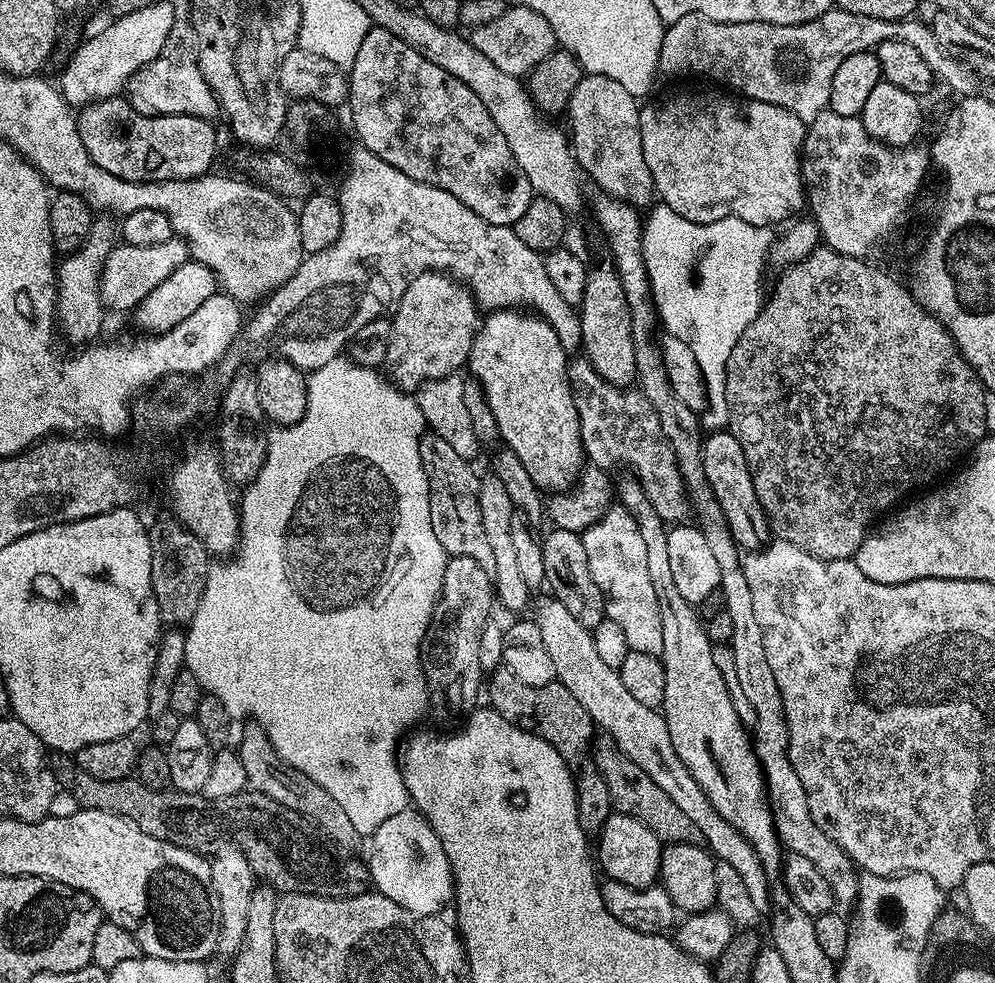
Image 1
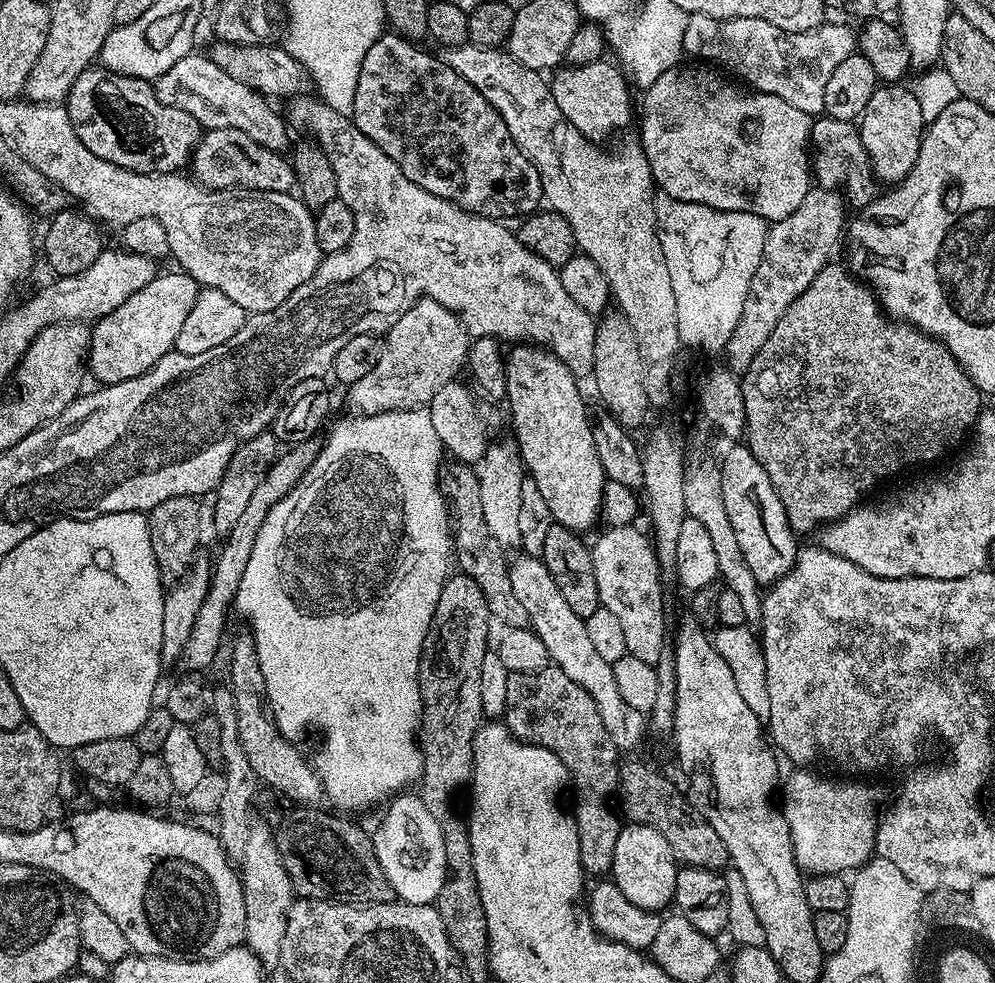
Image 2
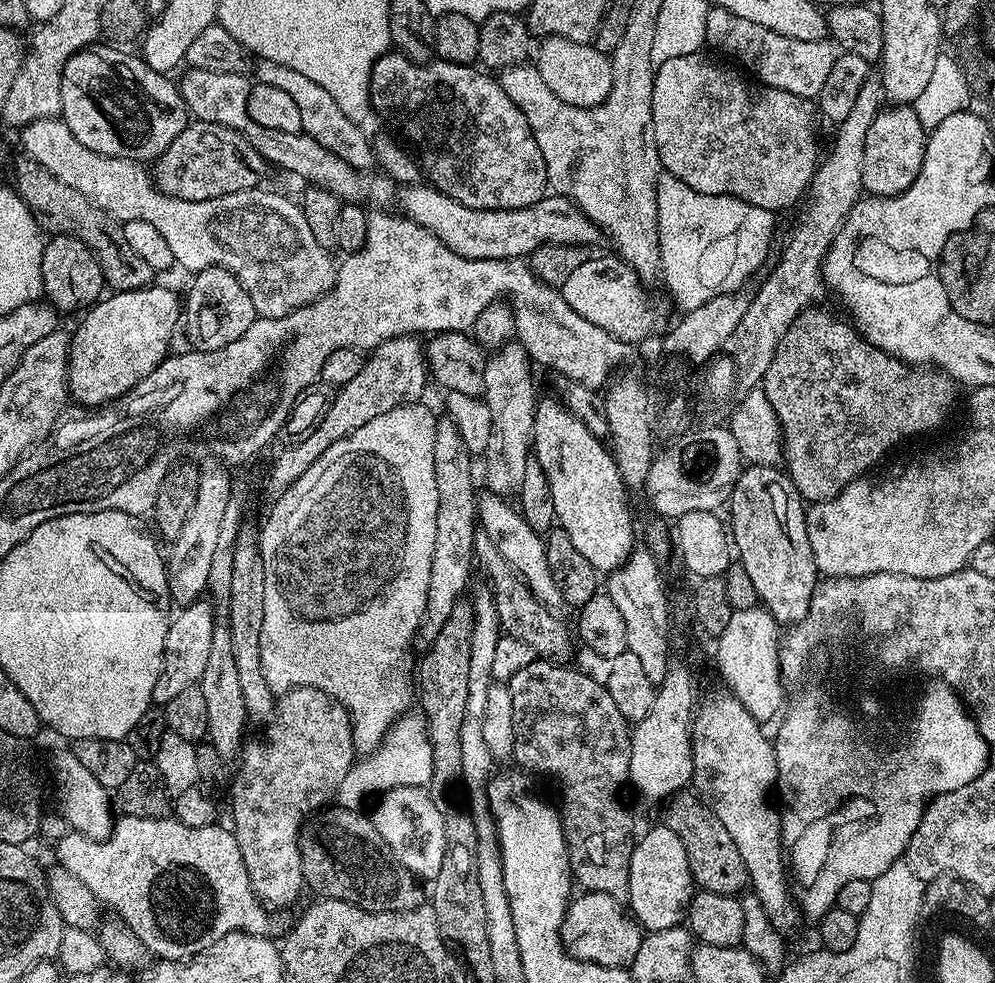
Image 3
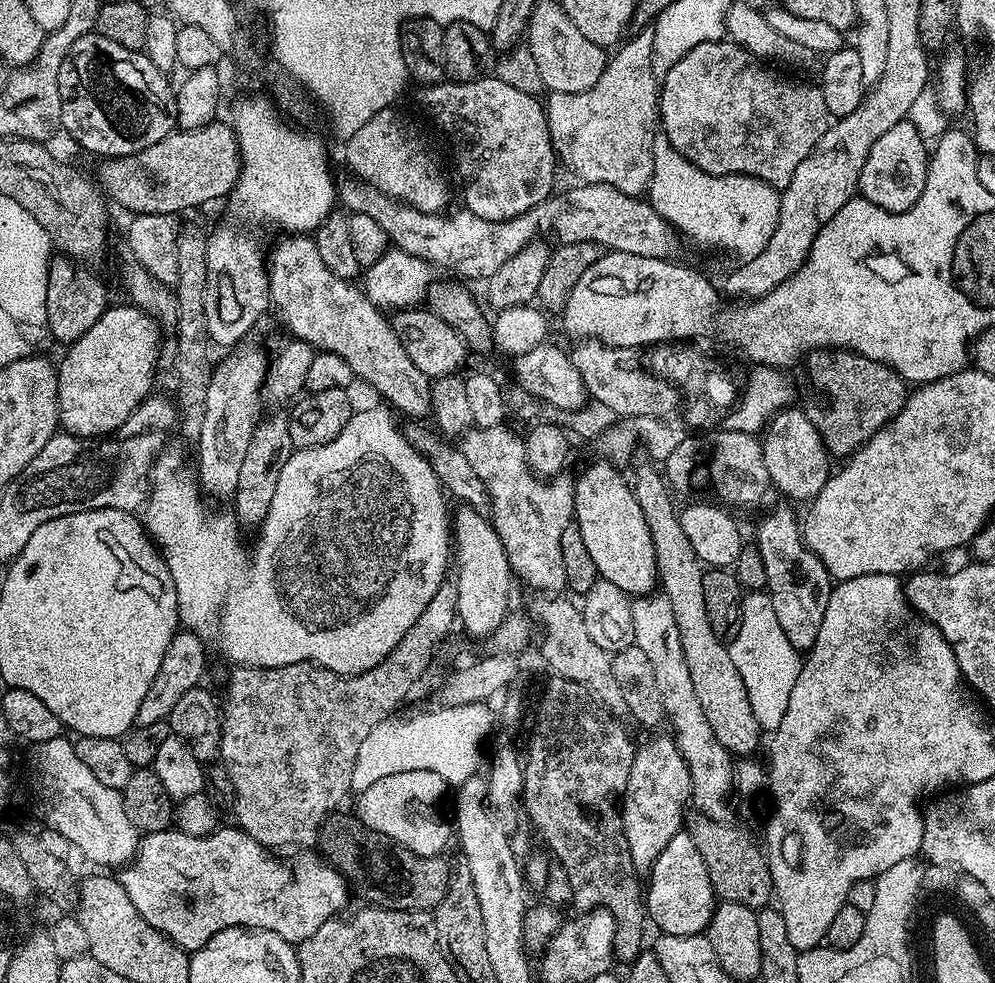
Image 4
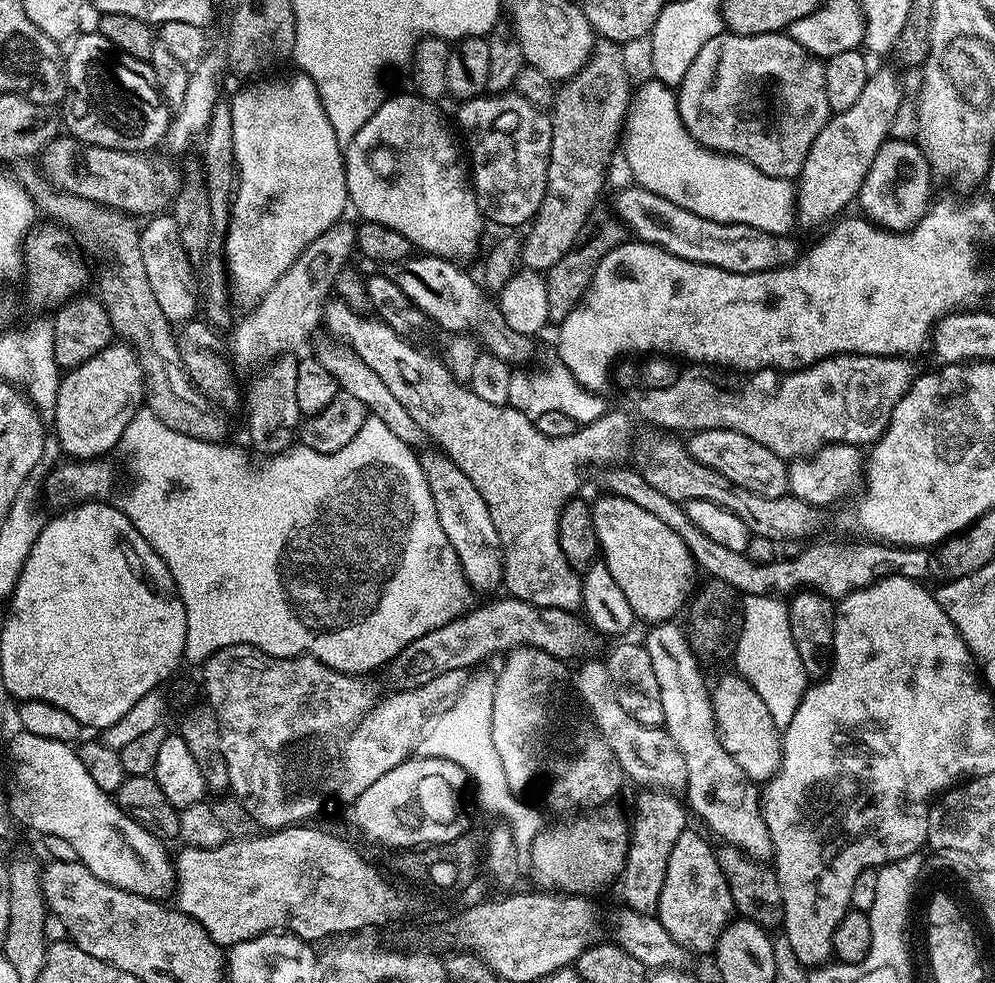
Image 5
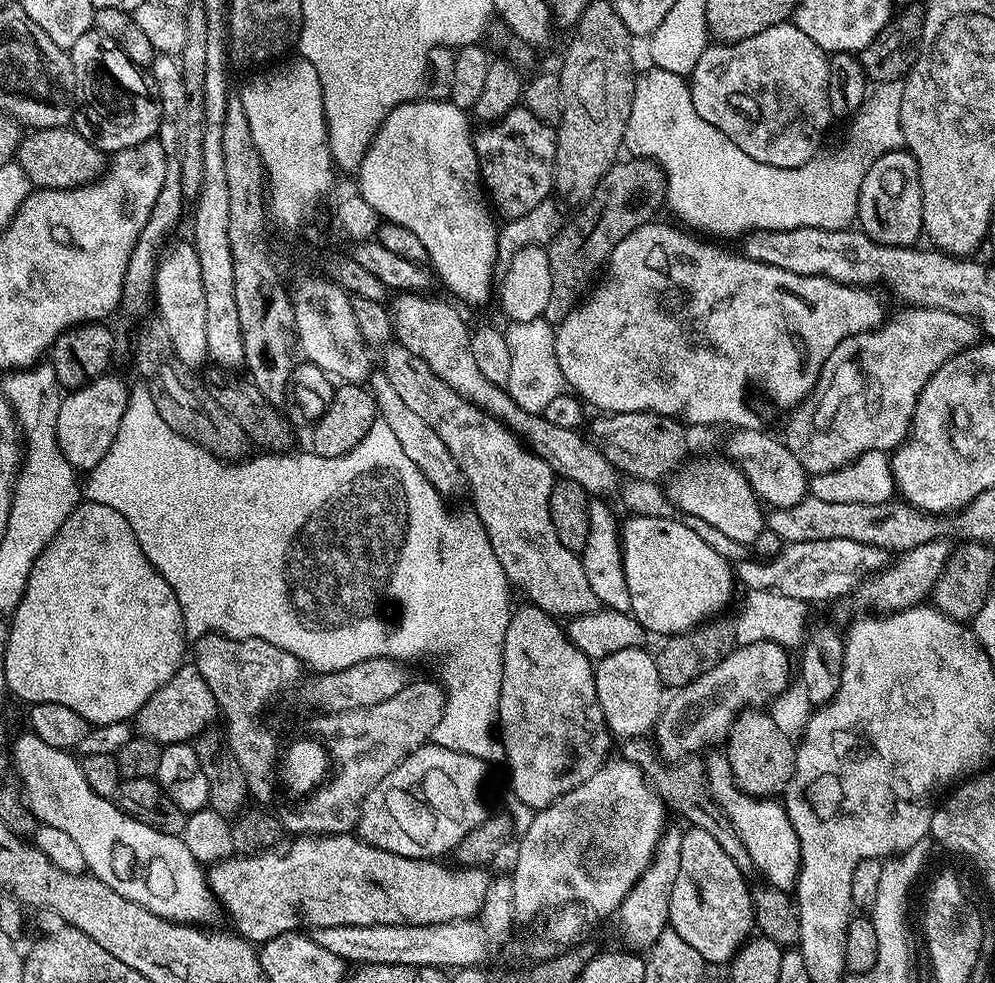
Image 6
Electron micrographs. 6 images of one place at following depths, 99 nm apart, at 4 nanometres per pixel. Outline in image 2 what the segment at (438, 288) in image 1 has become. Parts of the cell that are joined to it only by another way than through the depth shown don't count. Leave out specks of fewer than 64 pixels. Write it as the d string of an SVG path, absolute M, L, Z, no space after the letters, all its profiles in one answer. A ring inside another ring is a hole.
M427 298L417 300L410 310L406 310L406 314L402 314L398 322L394 322L394 326L388 329L382 343L382 358L378 358L374 370L370 370L366 378L358 378L358 382L346 388L348 404L356 411L353 413L360 416L423 408L431 402L434 394L438 394L438 390L442 390L442 386L453 383L459 377L456 375L460 371L464 372L468 363L470 337L466 326L450 310L446 310L446 306Z

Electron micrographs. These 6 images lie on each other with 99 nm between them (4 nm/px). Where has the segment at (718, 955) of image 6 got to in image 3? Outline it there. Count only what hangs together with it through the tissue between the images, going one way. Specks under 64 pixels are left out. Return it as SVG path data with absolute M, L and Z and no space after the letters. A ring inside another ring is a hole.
M662 822L657 823L657 828L650 829L632 845L627 907L641 929L648 932L669 930L685 923L693 895L694 881L686 846L682 846L682 838L678 838L674 830Z

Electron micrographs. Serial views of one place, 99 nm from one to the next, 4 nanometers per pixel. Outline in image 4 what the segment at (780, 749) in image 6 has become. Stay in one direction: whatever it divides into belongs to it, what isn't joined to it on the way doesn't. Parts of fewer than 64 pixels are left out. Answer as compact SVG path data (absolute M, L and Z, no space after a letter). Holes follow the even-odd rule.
M644 462L637 470L632 493L638 498L638 506L646 518L646 526L654 542L658 584L663 595L670 598L674 622L678 622L682 654L686 654L686 667L694 681L694 694L698 694L702 714L706 714L706 722L710 722L714 738L722 742L727 752L742 758L751 757L755 753L752 751L760 744L762 729L754 718L754 710L750 710L750 698L742 683L742 676L738 674L738 666L734 666L730 658L728 644L714 630L714 626L710 626L710 614L706 614L706 598L702 590L705 565L696 559L694 546L690 546L690 538L686 538L686 530L680 522L678 508L672 505L673 497L665 477L661 473L659 476L651 467L655 468L651 463Z

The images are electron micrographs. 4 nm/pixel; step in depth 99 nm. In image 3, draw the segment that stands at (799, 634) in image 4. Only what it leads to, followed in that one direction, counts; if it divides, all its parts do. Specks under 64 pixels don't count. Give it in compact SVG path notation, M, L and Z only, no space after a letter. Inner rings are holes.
M771 464L745 467L726 512L732 515L730 539L738 563L746 566L746 574L753 580L754 590L758 590L762 607L781 626L803 624L818 583L818 573L814 550L810 550L806 504L787 471Z

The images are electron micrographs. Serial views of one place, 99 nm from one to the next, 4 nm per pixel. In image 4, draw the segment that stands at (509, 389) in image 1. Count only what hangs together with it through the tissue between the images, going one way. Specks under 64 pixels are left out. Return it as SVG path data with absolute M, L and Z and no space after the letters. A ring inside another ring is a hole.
M600 458L579 477L575 477L576 510L574 523L580 527L582 542L590 550L599 579L614 582L618 590L635 598L651 593L657 587L656 555L646 518L632 493L632 484L624 481L617 465Z

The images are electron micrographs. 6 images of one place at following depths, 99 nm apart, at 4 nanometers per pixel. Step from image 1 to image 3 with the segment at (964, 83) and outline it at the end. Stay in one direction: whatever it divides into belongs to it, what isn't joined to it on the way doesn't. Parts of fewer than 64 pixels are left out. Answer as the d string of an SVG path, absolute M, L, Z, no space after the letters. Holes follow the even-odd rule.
M715 6L709 7L706 14L705 38L708 48L717 48L718 51L733 56L741 64L741 66L739 65L741 69L749 68L760 79L759 83L763 87L786 90L790 94L798 94L807 100L819 97L822 86L826 82L826 77L830 74L830 69L834 67L838 55L837 45L831 39L825 38L818 42L802 42L798 38L786 38L774 30L766 30L766 26L758 26L758 22L750 22L750 18L746 18L739 11L731 12L725 8Z

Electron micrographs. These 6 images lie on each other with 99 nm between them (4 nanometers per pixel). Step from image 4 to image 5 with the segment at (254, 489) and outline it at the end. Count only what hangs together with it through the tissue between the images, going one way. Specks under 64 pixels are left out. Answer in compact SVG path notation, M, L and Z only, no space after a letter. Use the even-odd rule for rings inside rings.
M295 355L277 356L252 384L252 393L248 396L248 436L252 439L251 451L261 452L261 457L287 452L297 439L302 423L302 413L298 406L299 365L300 360Z

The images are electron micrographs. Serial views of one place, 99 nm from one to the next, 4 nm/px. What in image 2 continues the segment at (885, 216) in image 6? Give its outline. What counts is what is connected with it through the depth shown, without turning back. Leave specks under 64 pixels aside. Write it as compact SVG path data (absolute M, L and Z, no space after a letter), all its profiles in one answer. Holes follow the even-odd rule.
M900 82L881 83L870 94L870 102L866 102L866 110L858 121L862 146L872 163L872 175L881 185L888 184L884 186L895 186L907 178L910 170L914 170L914 162L918 162L920 143L924 141L926 125L918 98L911 87L904 86Z

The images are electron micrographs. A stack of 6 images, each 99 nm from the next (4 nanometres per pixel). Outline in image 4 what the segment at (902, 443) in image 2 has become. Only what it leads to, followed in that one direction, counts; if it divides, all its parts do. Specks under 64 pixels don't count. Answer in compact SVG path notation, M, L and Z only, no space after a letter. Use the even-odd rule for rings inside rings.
M817 350L807 357L808 380L828 399L828 405L814 416L825 448L833 457L847 458L857 452L880 427L893 420L908 399L909 385L894 369L857 352Z

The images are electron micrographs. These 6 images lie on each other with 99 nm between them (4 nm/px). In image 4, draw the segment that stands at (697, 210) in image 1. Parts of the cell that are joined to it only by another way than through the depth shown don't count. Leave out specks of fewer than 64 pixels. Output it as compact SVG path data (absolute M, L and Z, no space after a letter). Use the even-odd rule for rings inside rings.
M727 38L702 42L701 45L694 47L688 54L680 58L662 76L662 83L658 88L658 124L662 129L663 139L668 140L670 146L674 146L674 150L682 153L691 164L697 164L706 174L714 174L715 176L753 176L762 182L771 184L777 190L782 190L788 185L790 178L794 178L794 170L798 170L802 158L806 158L810 154L810 150L814 150L818 138L822 138L822 134L826 134L830 117L826 110L826 98L822 98L822 90L815 83L795 84L792 80L780 80L776 84L775 78L763 67L767 68L757 57L752 56L745 48L733 44Z

